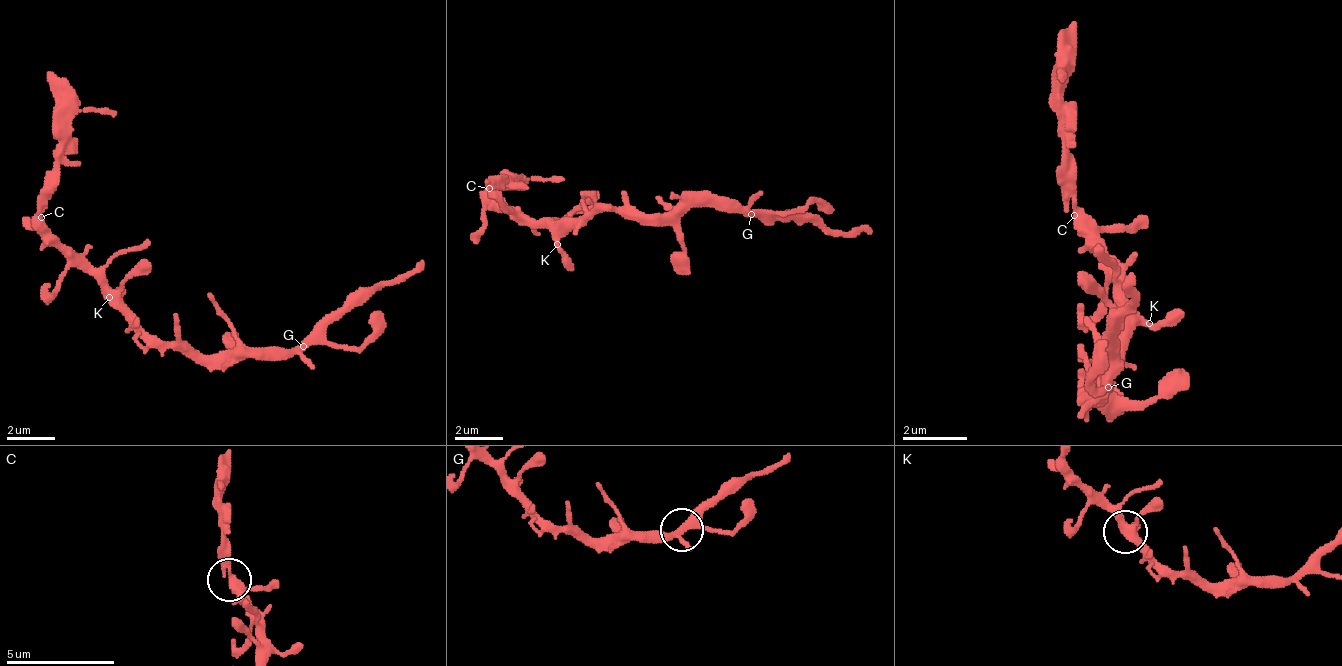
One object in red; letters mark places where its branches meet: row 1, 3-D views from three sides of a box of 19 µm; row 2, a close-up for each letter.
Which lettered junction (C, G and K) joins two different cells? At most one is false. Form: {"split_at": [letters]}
{"split_at": []}

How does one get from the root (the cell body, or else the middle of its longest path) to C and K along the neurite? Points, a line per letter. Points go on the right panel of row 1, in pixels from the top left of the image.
C: (1100, 371), (1116, 347), (1116, 266), (1084, 234), (1084, 226), (1076, 217)
K: (1100, 371), (1108, 363), (1108, 355), (1141, 323), (1149, 323)

